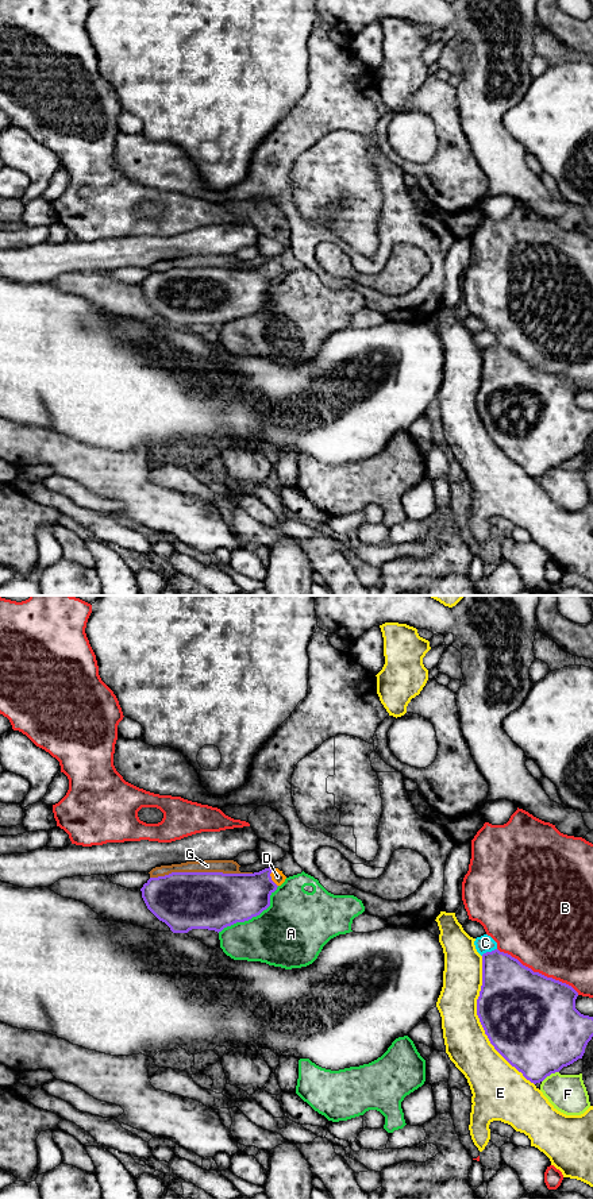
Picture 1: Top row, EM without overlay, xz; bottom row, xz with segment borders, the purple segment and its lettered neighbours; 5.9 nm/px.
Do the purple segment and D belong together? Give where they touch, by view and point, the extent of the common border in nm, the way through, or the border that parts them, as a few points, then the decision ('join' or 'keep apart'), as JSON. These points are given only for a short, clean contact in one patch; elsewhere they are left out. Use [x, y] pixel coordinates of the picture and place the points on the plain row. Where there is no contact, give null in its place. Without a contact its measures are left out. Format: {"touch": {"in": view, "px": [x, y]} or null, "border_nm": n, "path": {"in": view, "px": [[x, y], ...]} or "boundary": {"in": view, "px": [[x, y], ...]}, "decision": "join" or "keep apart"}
{"touch": {"in": "xz", "px": [270, 272]}, "border_nm": 120, "path": {"in": "xz", "px": [[235, 293], [247, 290], [270, 272], [277, 272]]}, "decision": "join"}

